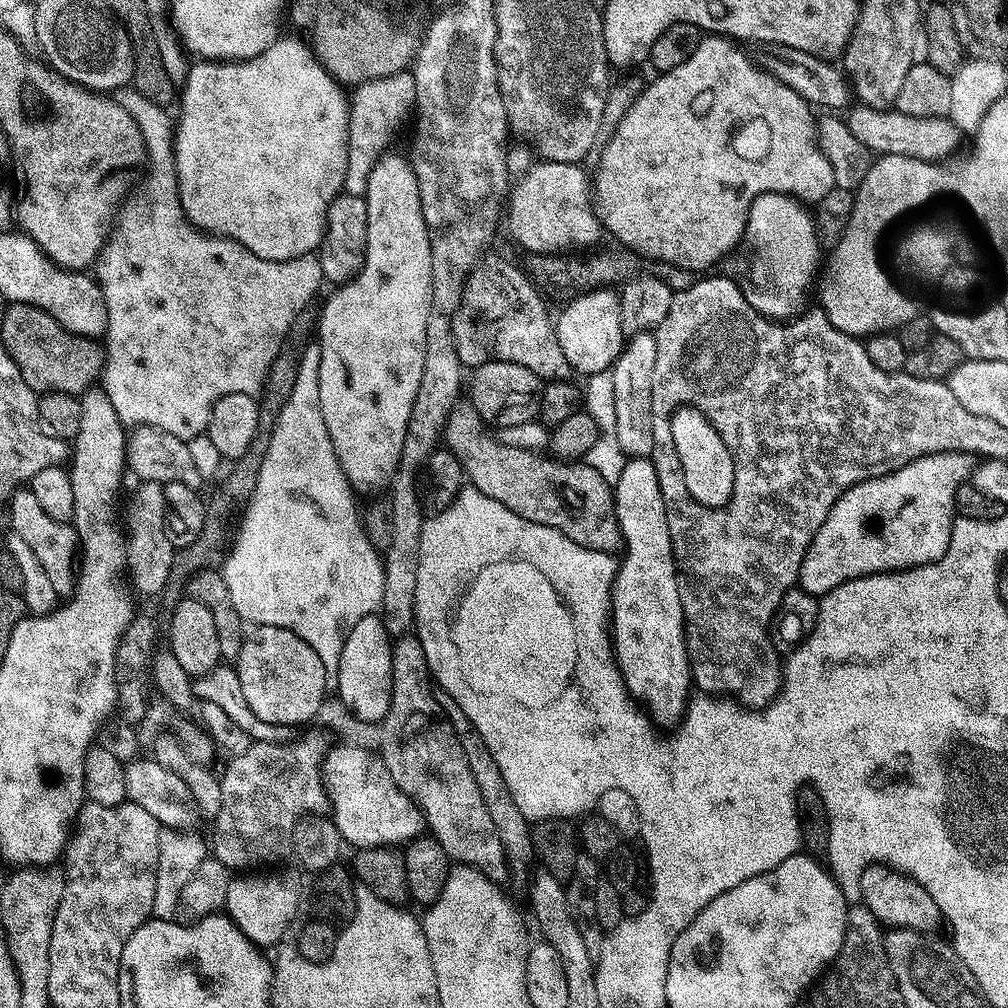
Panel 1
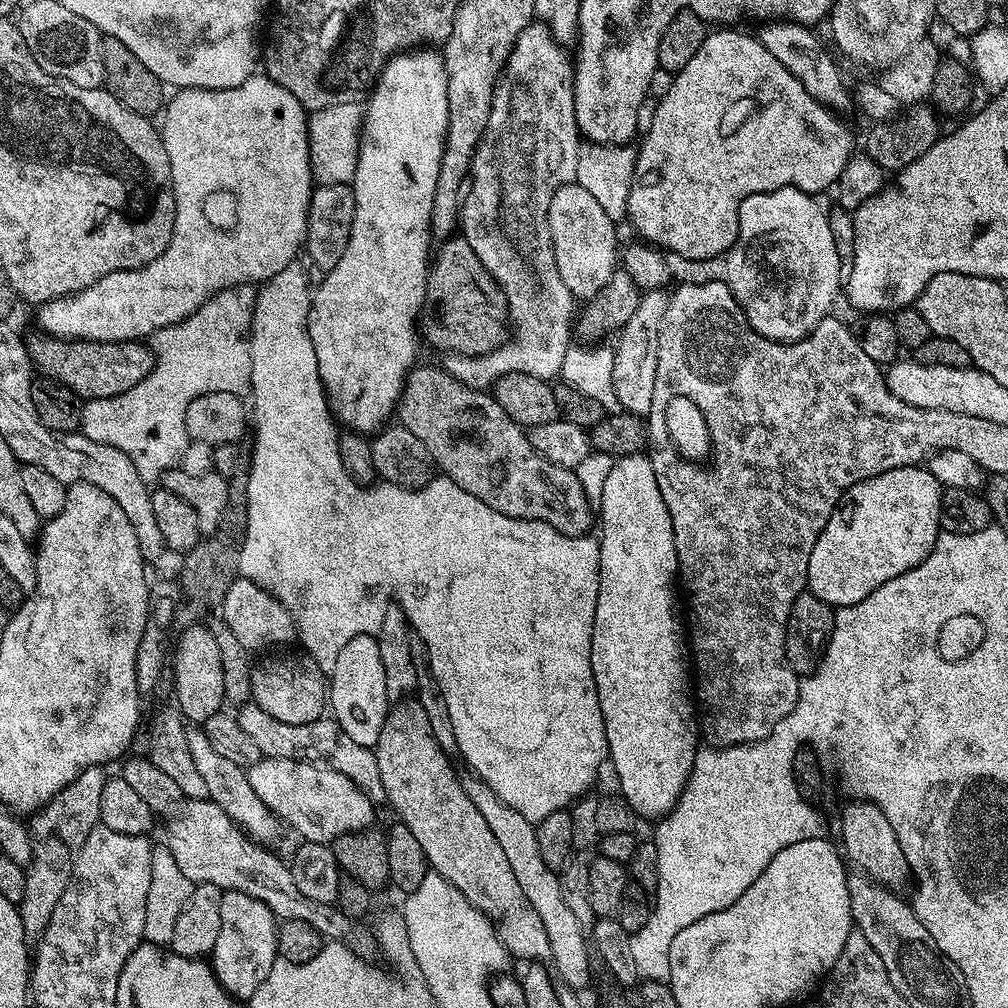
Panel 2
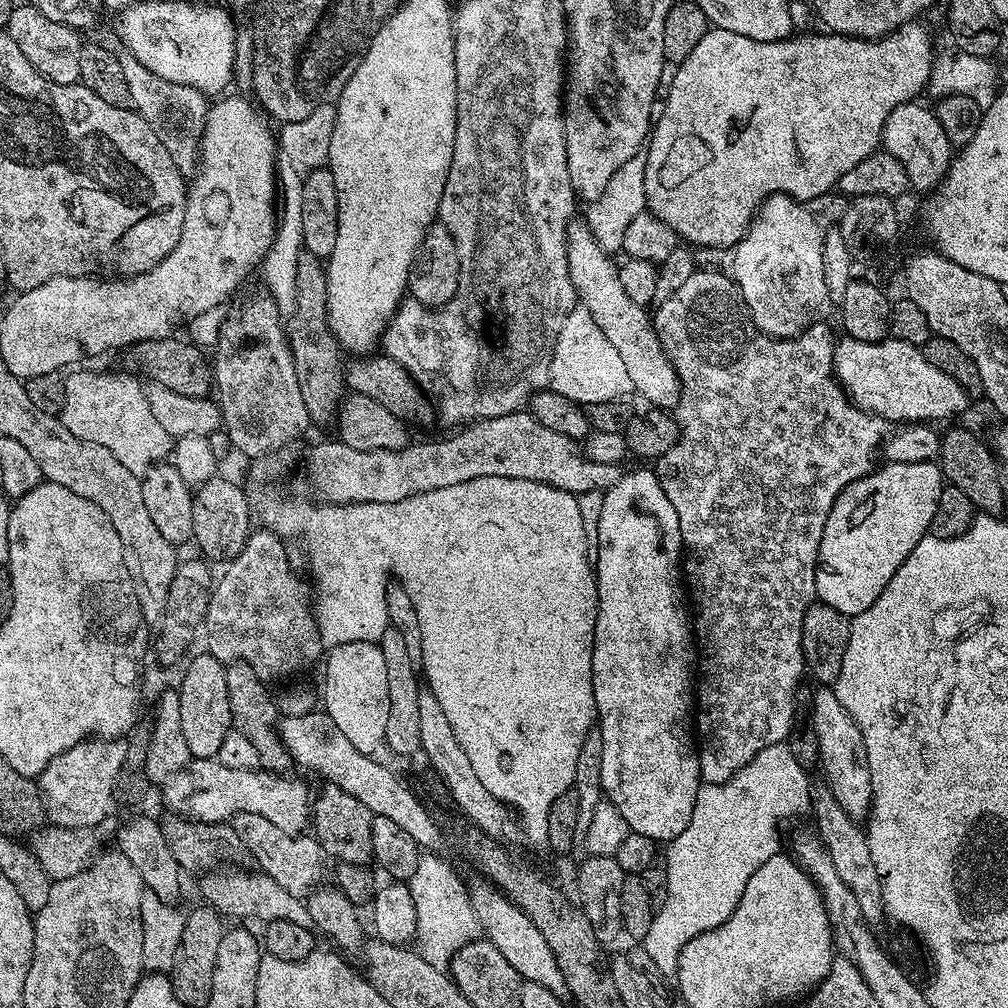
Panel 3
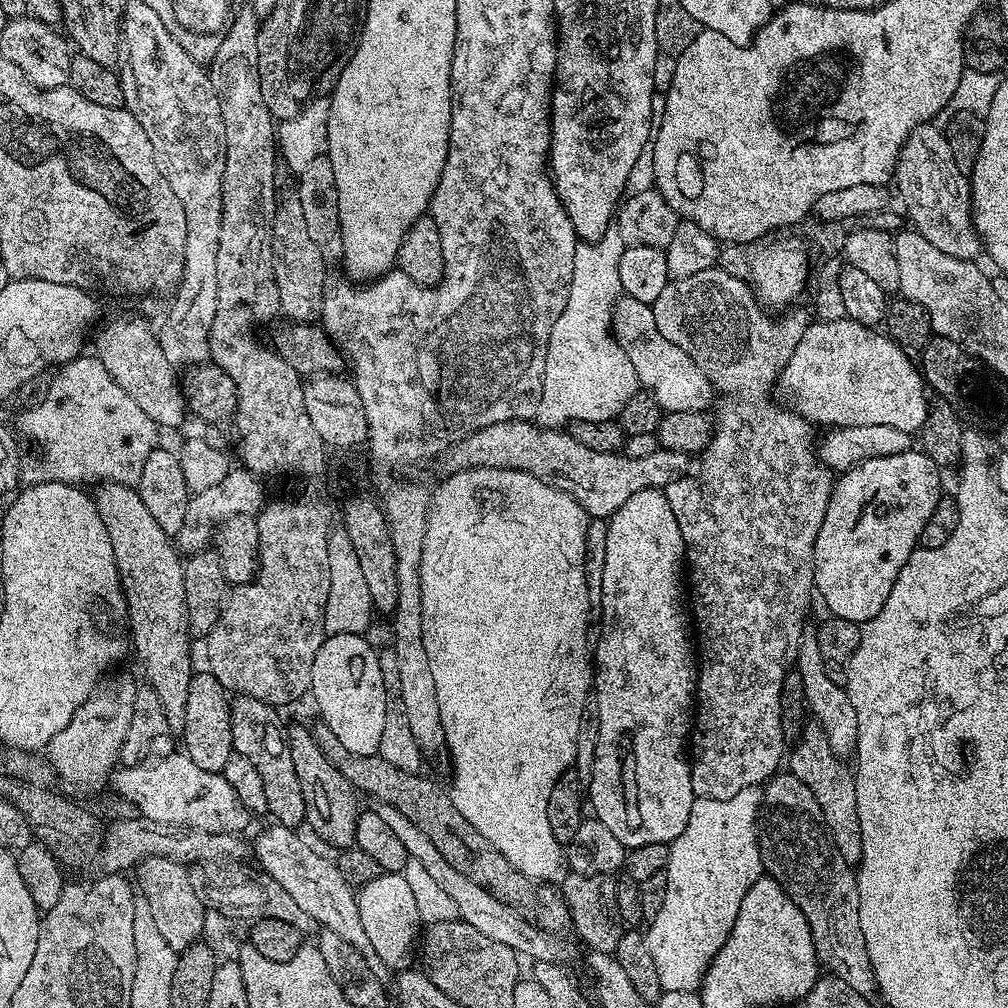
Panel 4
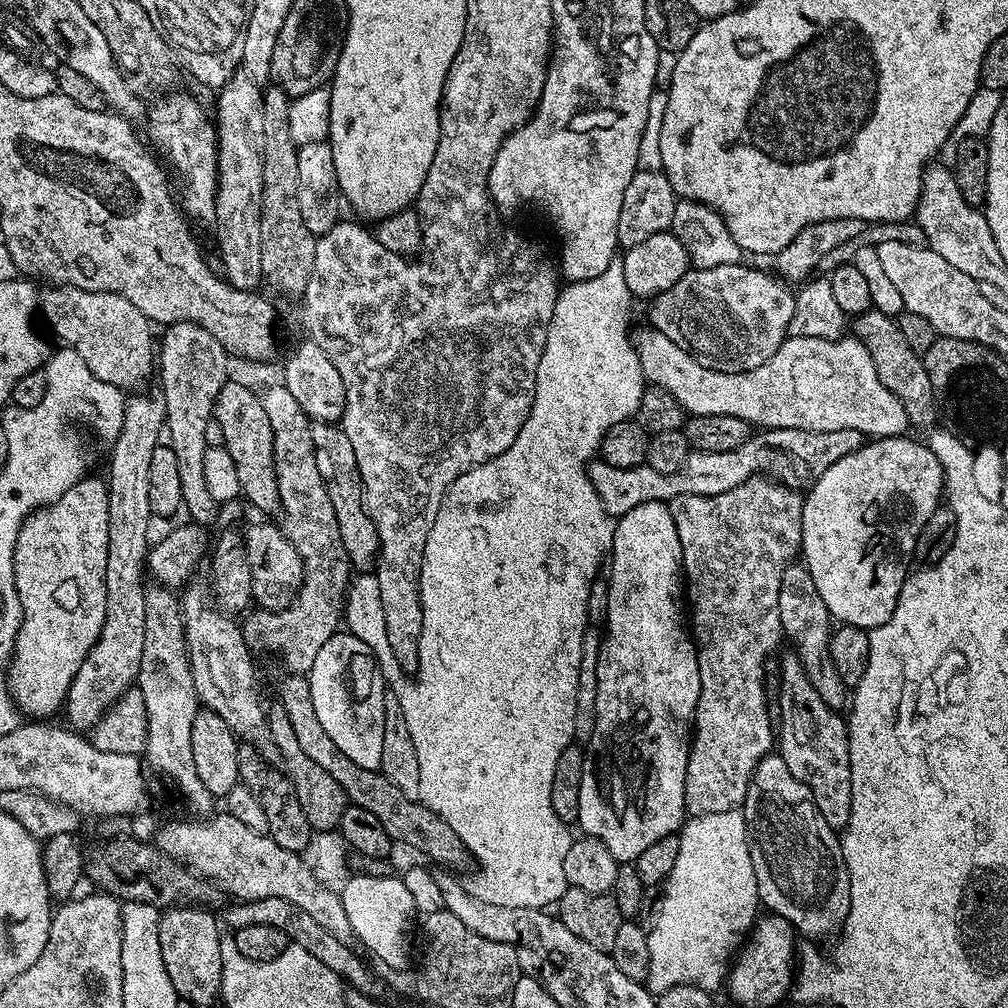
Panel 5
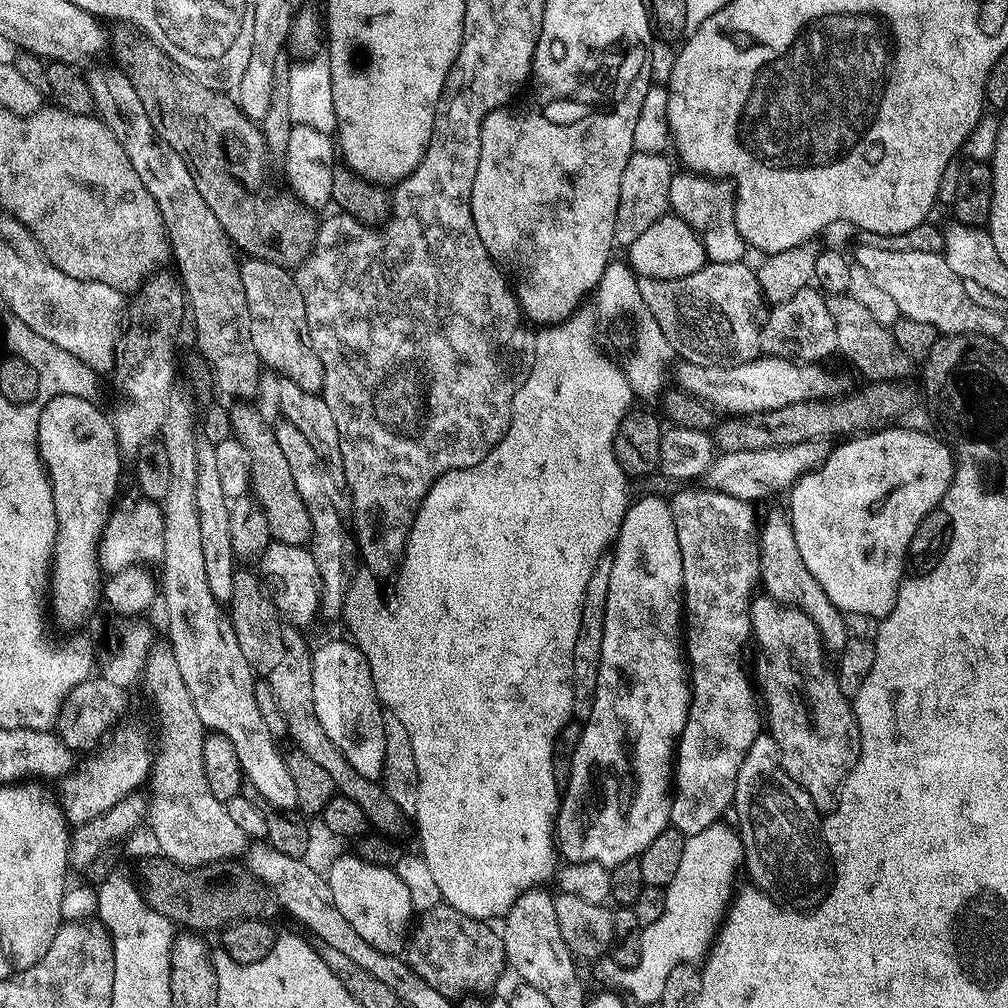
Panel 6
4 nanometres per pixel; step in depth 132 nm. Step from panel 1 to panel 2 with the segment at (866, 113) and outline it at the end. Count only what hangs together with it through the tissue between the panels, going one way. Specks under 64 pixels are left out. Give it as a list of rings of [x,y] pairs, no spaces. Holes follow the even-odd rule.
[[[783,18],[773,19],[771,22],[764,22],[759,25],[758,39],[798,82],[802,82],[805,90],[816,99],[819,104],[824,104],[837,114],[853,111],[854,96],[844,85],[844,80],[838,73],[832,69],[833,53],[824,49],[824,44],[815,36],[813,29],[804,24],[797,24],[794,20],[785,20]],[[832,55],[832,56],[831,56]]]

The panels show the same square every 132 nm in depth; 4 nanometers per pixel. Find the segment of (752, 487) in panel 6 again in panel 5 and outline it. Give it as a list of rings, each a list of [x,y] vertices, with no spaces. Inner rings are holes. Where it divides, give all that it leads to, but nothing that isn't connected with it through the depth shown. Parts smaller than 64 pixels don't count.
[[[770,428],[749,435],[748,441],[729,452],[689,451],[688,461],[674,474],[661,474],[648,463],[633,468],[610,466],[602,458],[589,463],[588,477],[598,490],[598,498],[602,498],[602,506],[613,518],[626,515],[634,506],[642,506],[642,502],[665,502],[679,496],[713,496],[726,490],[734,490],[734,486],[742,486],[742,482],[752,480],[755,472],[765,472],[765,477],[788,485],[797,490],[811,485],[834,462],[846,458],[846,454],[854,454],[866,443],[865,436],[858,430],[790,430],[789,428]]]

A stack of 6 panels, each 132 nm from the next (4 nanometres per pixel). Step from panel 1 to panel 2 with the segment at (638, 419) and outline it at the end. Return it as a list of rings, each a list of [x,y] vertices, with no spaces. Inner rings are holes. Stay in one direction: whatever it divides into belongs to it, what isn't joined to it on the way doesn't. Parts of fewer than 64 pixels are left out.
[[[664,290],[644,292],[641,295],[634,314],[626,318],[624,327],[619,329],[620,341],[614,344],[614,392],[618,394],[618,402],[621,409],[632,416],[647,417],[650,410],[650,402],[654,402],[654,374],[658,374],[658,330],[662,317],[666,314],[669,293]]]

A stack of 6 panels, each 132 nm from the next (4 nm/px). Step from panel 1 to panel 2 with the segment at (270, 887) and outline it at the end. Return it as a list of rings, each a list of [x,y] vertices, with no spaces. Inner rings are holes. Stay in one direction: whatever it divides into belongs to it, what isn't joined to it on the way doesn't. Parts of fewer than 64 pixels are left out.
[[[224,892],[222,898],[222,930],[210,953],[212,972],[229,994],[241,1002],[251,1000],[254,990],[266,982],[270,966],[278,958],[276,929],[278,917],[268,909],[266,902],[241,892]]]

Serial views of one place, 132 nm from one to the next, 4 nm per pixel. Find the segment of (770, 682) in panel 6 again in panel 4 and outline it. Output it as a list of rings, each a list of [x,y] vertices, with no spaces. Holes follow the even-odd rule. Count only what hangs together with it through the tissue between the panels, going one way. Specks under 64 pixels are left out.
[[[809,722],[800,732],[796,745],[791,745],[790,755],[786,760],[787,767],[818,798],[818,806],[822,806],[822,818],[828,827],[828,834],[832,837],[834,846],[842,854],[842,858],[849,866],[859,865],[862,858],[862,830],[858,822],[858,798],[856,797],[856,777],[853,769],[848,768],[841,757],[830,750],[830,742],[826,738],[824,729],[815,722]]]

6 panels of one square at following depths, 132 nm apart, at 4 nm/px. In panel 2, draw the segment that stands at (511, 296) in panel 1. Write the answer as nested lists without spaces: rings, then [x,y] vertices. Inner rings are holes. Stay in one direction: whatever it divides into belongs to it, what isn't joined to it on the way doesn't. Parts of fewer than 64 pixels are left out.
[[[453,235],[441,244],[444,245],[437,252],[435,249],[430,260],[426,298],[418,317],[419,331],[423,335],[425,332],[429,342],[444,354],[481,356],[496,348],[496,324],[509,319],[508,303],[463,235]]]

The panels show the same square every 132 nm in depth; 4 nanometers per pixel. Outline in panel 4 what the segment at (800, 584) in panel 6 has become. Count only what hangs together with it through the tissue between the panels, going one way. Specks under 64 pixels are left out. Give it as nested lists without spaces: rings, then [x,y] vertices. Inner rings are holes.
[[[805,627],[802,638],[798,642],[798,654],[794,665],[795,675],[800,675],[800,684],[804,687],[804,700],[813,712],[815,723],[824,729],[830,742],[830,750],[841,758],[848,758],[856,751],[858,742],[858,714],[854,714],[854,702],[850,702],[848,690],[844,684],[830,679],[826,674],[826,662],[822,662],[822,650],[818,647],[815,627]]]

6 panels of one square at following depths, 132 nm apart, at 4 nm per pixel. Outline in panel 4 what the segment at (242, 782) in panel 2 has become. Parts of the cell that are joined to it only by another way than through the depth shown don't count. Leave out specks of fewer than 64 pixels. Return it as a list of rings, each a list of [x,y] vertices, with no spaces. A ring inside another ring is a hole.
[[[273,823],[257,840],[254,840],[255,863],[264,867],[265,876],[274,878],[310,918],[316,920],[321,929],[338,934],[338,938],[346,938],[366,958],[366,966],[374,972],[381,982],[387,981],[390,969],[378,954],[374,954],[374,946],[370,946],[370,938],[366,938],[366,930],[360,921],[358,906],[356,905],[357,893],[353,885],[347,884],[342,874],[337,870],[331,859],[319,856],[306,841],[299,835],[299,831],[283,828],[281,824]]]

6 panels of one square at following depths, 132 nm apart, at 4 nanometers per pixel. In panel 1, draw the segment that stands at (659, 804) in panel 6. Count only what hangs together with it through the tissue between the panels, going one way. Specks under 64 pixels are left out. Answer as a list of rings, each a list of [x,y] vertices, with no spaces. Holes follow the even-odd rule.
[[[633,456],[628,458],[622,469],[622,474],[614,483],[614,495],[616,498],[616,521],[620,527],[620,538],[622,541],[622,553],[624,560],[619,561],[616,569],[616,577],[612,583],[612,610],[610,613],[610,635],[612,637],[612,653],[616,656],[616,665],[620,671],[620,678],[624,681],[624,688],[628,691],[633,701],[645,704],[647,715],[651,723],[679,725],[684,719],[684,714],[688,710],[690,703],[690,693],[694,688],[692,678],[692,664],[688,660],[688,647],[684,641],[684,615],[682,614],[682,602],[678,598],[678,582],[676,581],[676,559],[672,553],[672,543],[670,542],[670,526],[666,526],[666,506],[662,502],[662,490],[658,486],[658,474],[654,470],[651,459],[647,456]]]

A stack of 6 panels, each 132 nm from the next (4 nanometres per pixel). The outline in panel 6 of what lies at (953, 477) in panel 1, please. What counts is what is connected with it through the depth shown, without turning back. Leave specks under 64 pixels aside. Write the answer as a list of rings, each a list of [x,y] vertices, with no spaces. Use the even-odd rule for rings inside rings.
[[[893,426],[883,428],[880,432],[870,432],[867,436],[858,436],[845,439],[843,442],[831,449],[829,454],[821,463],[805,473],[800,480],[797,480],[790,489],[792,495],[792,512],[790,511],[790,523],[794,530],[794,542],[798,542],[798,554],[802,554],[802,562],[806,562],[806,570],[814,574],[814,579],[822,590],[826,590],[826,598],[834,602],[840,611],[852,616],[873,616],[876,622],[889,616],[894,610],[898,590],[905,579],[904,564],[908,560],[908,547],[910,538],[914,538],[914,530],[918,530],[918,522],[926,518],[926,514],[937,511],[943,505],[944,495],[948,493],[948,488],[952,485],[952,477],[956,475],[957,461],[952,460],[952,452],[936,436],[931,436],[928,432],[919,432],[916,428],[904,428],[905,426]]]

